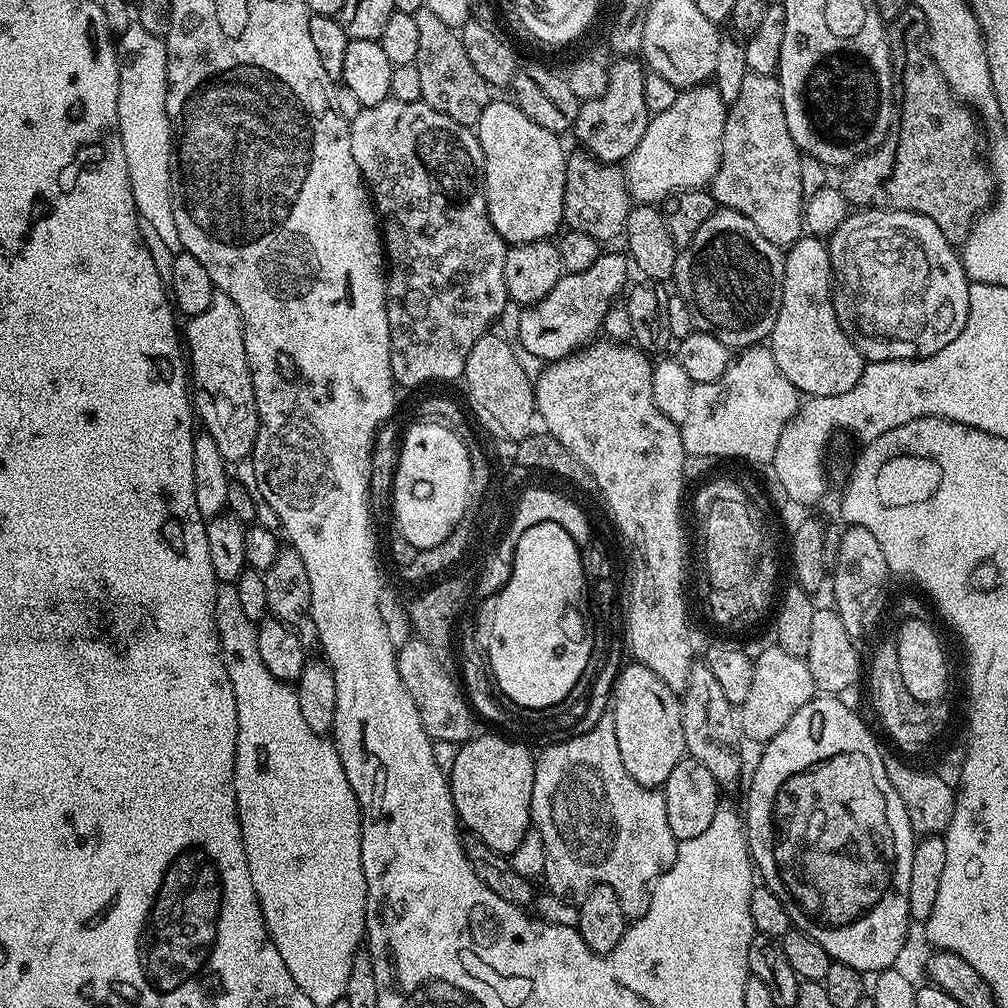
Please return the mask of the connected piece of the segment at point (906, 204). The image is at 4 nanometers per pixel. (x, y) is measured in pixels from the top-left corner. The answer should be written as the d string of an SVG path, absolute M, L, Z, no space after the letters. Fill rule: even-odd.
M909 6L906 10L902 10L902 14L898 14L898 18L894 18L892 21L890 21L890 23L887 25L886 31L888 33L888 49L890 49L892 52L892 66L893 69L898 70L898 92L900 97L898 100L898 123L895 125L894 128L895 135L885 140L884 143L879 144L873 152L867 152L865 156L863 156L862 158L858 158L855 162L853 162L853 164L850 164L847 168L843 169L841 176L844 177L842 177L840 181L838 181L838 187L840 191L846 194L849 205L855 206L857 209L863 210L865 208L889 208L890 210L894 210L895 212L917 212L918 214L922 214L926 218L930 218L930 222L934 222L934 226L938 226L938 230L942 230L942 234L947 238L947 240L952 243L952 245L963 245L964 239L968 236L968 232L972 228L972 223L976 221L976 217L979 216L985 208L989 207L994 199L994 173L992 169L988 167L987 159L985 159L985 157L982 155L982 140L980 144L980 132L982 136L981 121L978 119L976 113L973 112L967 104L957 101L956 96L952 92L951 86L949 86L949 84L946 82L946 78L942 74L942 70L938 70L938 66L932 61L930 48L929 45L926 43L926 37L928 36L928 23L926 22L926 14L922 14L922 10L918 10L917 8L913 8L911 6Z

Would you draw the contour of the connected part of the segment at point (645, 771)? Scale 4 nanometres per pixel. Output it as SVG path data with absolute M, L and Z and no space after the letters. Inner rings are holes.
M628 662L617 672L610 697L610 714L614 718L614 734L618 734L618 750L622 750L622 766L626 766L634 782L647 788L660 788L666 778L670 778L670 770L674 770L674 766L685 759L680 702L681 697L672 692L670 686L666 686L666 682L662 682L662 678L654 674L654 670L646 666Z

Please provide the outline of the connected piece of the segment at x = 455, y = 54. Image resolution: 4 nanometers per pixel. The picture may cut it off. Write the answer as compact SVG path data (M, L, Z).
M423 7L412 15L418 25L418 54L416 69L418 83L422 86L420 99L426 106L438 110L438 114L446 114L446 118L454 118L464 128L475 129L482 118L482 110L490 102L490 86L474 70L474 62L470 62L470 54L466 54L466 46L460 41L457 29L446 26L431 12Z

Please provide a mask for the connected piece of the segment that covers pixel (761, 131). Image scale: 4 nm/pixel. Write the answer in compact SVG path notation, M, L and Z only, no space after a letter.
M749 72L746 78L742 78L742 90L738 90L738 98L728 108L722 134L720 165L710 185L712 197L719 207L738 210L738 214L750 218L750 222L758 226L758 234L762 234L762 238L781 246L791 246L804 232L806 197L802 190L801 155L794 138L790 138L790 130L786 130L786 110L782 110L779 79Z

